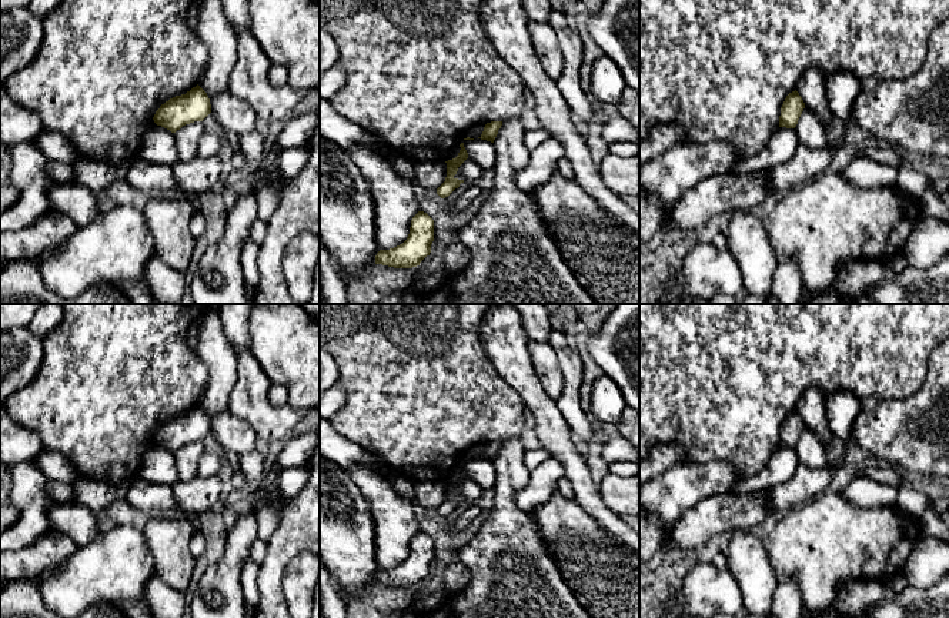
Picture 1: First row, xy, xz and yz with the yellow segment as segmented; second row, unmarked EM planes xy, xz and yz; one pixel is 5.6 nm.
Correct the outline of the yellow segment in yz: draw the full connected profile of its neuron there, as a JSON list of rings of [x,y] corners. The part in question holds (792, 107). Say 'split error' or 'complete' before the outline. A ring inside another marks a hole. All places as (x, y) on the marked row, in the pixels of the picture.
complete | [[[789,93],[781,107],[779,127],[795,128],[803,108],[805,103],[799,93]]]

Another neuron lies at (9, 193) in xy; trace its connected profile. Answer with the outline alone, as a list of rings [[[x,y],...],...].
[[[0,140],[0,213],[11,207],[20,194],[10,177],[11,147]]]

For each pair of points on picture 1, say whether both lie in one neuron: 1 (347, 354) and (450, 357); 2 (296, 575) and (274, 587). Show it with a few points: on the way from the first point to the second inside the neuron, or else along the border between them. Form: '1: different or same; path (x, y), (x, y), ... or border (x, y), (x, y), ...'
1: same; path (373, 354), (424, 357)
2: different; border (298, 553), (287, 564), (283, 575), (286, 603)

